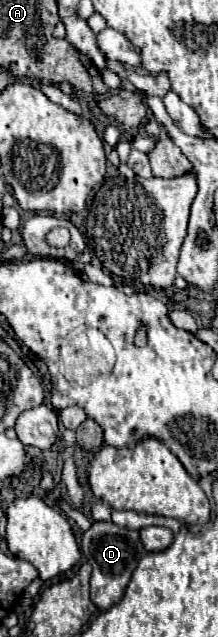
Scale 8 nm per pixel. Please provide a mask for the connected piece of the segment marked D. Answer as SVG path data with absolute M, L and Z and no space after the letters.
M93 523L89 531L83 533L81 551L85 559L91 563L91 601L101 609L109 609L121 601L121 595L125 593L125 587L131 579L133 569L137 567L139 559L145 555L143 543L139 539L137 531L129 531L125 527L117 527L115 523Z

